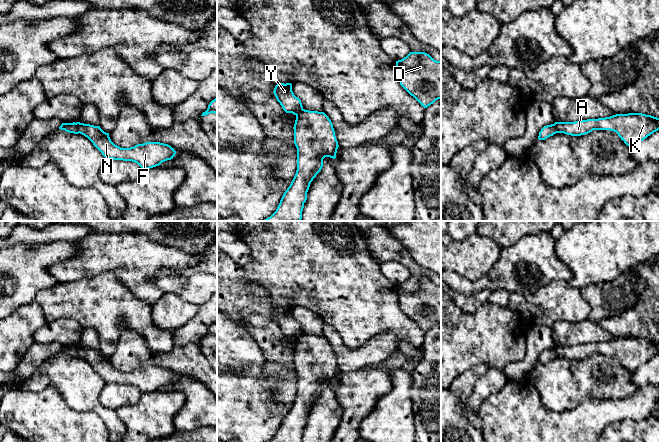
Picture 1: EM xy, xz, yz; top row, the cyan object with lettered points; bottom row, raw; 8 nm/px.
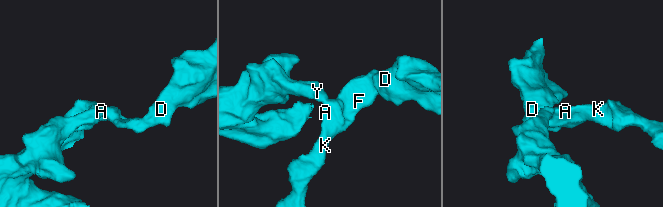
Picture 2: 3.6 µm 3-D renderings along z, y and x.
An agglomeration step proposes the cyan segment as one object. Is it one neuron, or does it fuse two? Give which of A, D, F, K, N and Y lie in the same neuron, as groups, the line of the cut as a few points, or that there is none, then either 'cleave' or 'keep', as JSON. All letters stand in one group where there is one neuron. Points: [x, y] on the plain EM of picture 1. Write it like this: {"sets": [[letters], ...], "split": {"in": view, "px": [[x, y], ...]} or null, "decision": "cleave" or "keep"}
{"sets": [["A", "D", "F", "K", "N"], ["Y"]], "split": {"in": "xy", "px": [[75, 347], [79, 356]]}, "decision": "cleave"}

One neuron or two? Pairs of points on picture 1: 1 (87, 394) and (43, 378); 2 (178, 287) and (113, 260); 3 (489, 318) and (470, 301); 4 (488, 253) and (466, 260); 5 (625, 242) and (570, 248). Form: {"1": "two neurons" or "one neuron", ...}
{"1": "one neuron", "2": "two neurons", "3": "two neurons", "4": "one neuron", "5": "one neuron"}

